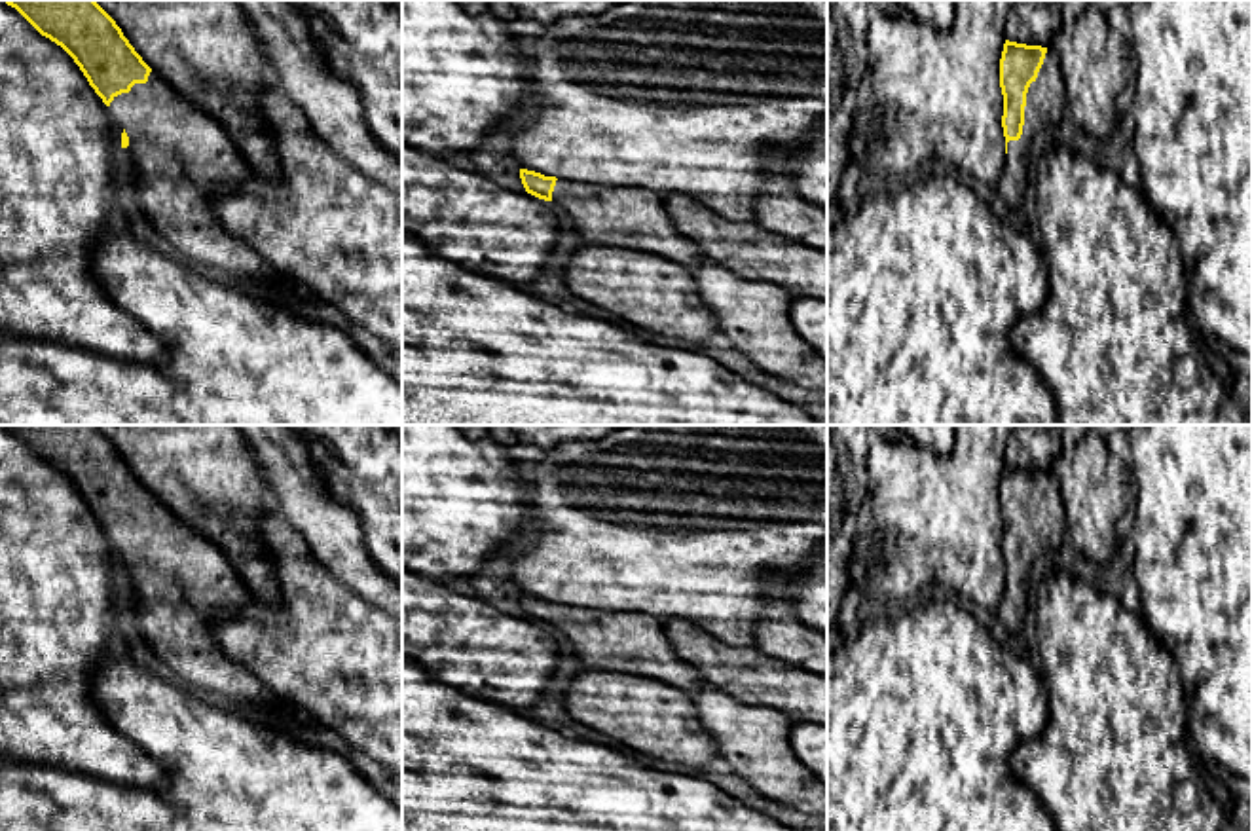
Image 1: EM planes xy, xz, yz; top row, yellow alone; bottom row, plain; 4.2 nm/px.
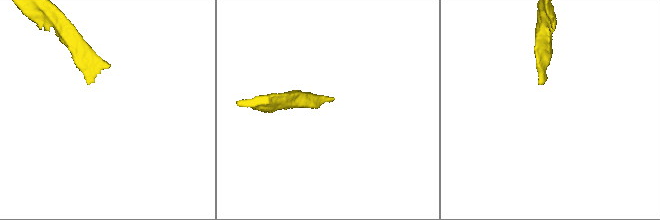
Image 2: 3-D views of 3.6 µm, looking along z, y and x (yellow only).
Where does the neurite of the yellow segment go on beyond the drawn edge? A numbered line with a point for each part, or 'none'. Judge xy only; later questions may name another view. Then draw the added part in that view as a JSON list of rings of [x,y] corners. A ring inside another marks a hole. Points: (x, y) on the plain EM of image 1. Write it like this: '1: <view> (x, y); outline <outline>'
1: xy (183, 581); outline [[[156,495],[146,508],[135,508],[129,518],[114,522],[108,537],[129,562],[140,632],[184,691],[292,727],[292,719],[283,713],[281,698],[250,670],[231,660],[214,637],[222,611],[239,609],[252,596],[226,550],[182,522]]]

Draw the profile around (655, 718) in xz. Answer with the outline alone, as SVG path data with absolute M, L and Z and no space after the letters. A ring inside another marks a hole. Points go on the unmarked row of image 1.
M582 670L560 698L577 723L635 751L687 766L721 766L717 748L698 721L694 698L670 683Z

